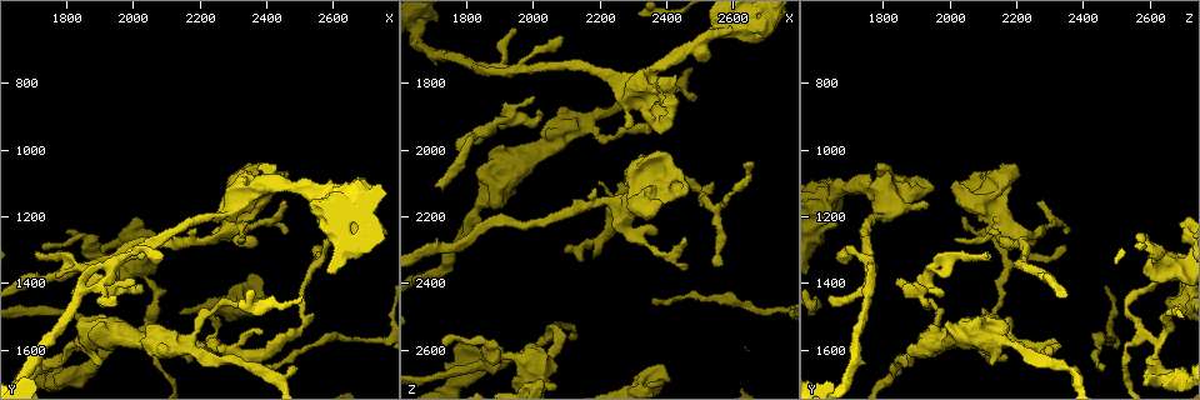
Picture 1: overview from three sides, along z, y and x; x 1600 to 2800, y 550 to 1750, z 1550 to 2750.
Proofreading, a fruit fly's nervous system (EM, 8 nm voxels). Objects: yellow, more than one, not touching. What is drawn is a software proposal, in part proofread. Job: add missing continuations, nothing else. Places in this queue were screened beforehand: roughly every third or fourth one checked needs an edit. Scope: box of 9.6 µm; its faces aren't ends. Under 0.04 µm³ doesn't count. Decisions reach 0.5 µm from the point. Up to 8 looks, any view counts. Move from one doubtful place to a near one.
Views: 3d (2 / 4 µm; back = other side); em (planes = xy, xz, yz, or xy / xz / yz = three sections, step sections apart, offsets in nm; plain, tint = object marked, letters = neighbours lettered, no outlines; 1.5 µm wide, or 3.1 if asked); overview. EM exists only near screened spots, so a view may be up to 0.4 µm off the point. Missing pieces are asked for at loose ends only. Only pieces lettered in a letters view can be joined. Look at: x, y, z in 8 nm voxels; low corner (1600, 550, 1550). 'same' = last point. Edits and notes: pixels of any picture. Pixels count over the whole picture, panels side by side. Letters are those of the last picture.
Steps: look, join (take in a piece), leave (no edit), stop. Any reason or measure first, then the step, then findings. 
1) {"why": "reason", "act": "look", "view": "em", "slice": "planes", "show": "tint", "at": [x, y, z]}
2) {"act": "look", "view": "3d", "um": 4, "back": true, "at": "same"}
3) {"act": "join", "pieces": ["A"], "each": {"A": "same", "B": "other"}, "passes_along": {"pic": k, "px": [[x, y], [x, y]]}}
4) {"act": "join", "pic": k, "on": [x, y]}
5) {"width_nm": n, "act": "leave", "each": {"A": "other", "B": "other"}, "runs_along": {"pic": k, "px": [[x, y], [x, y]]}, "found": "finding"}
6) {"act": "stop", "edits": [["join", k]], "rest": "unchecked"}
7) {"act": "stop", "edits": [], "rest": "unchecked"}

{"why": "thick end", "act": "look", "view": "3d", "um": 4, "back": true, "at": [2450, 1070, 2080]}

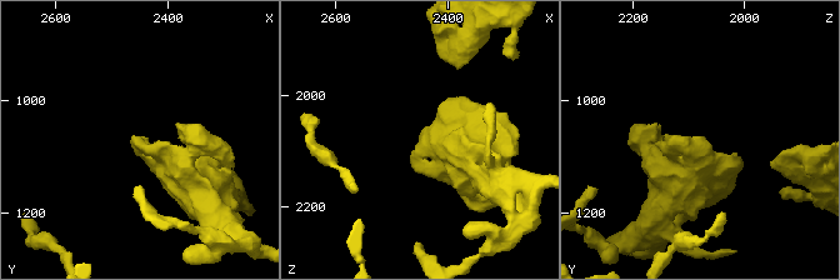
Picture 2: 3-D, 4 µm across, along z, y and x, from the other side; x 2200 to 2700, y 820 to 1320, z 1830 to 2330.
{"act": "look", "view": "em", "slice": "yz", "step": 8, "show": "letters", "at": [2440, 1070, 2070]}

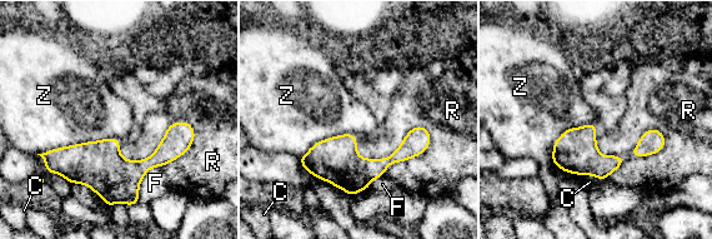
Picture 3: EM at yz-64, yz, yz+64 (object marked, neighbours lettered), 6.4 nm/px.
{"longest_contact_nm": ["Z", 550], "act": "leave", "each": {"C": "other", "F": "other", "R": "other", "Z": "other"}, "found": "no lettered piece goes on from it"}

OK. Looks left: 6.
{"why": "tapers out", "act": "look", "view": "em", "slice": "planes", "show": "letters", "at": [1730, 1290, 2590]}

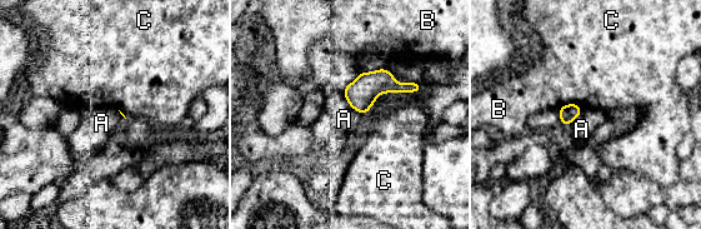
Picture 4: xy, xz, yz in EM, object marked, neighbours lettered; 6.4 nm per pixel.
{"act": "leave", "each": {"A": "other", "B": "other", "C": "other"}, "border": {"pic": 4, "px": [[343, 91], [346, 101], [364, 114]]}, "found": "none of them fits"}

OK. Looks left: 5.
{"why": "free end", "act": "look", "view": "em", "slice": "xy", "step": 8, "show": "letters", "at": [1940, 1430, 1640]}

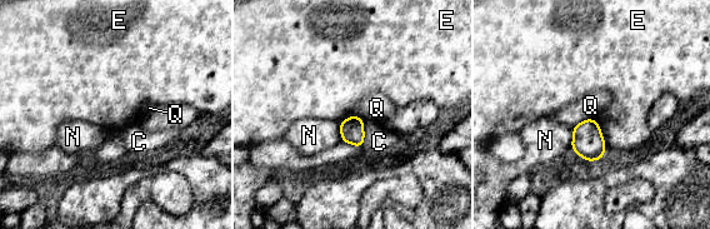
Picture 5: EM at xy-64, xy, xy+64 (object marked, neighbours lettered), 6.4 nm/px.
{"why": "another direction", "act": "look", "view": "em", "slice": "planes", "show": "letters", "at": "same"}

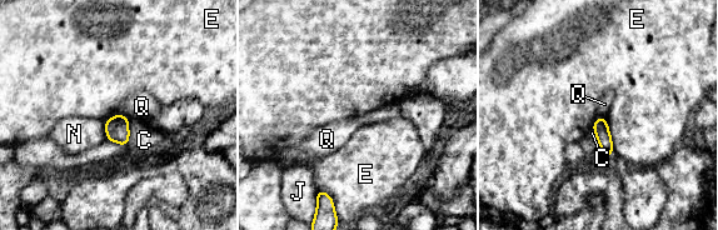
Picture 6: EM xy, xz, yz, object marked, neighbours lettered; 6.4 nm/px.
{"width_nm": 100, "act": "leave", "each": {"C": "other", "E": "other", "J": "other", "N": "other", "Q": "other"}, "border": {"pic": 6, "px": [[604, 118], [612, 141], [612, 155]]}, "found": "none of them fits"}

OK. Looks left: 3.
{"act": "stop", "edits": [], "rest": "unchecked"}

